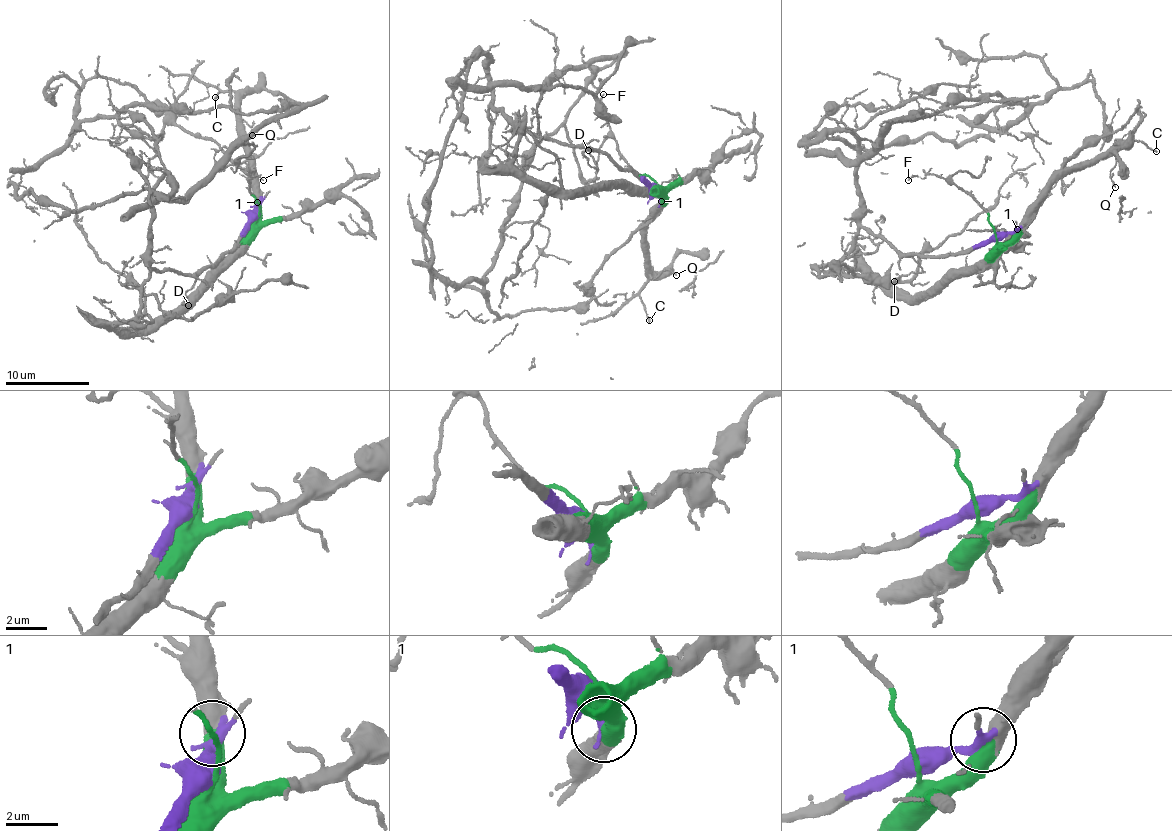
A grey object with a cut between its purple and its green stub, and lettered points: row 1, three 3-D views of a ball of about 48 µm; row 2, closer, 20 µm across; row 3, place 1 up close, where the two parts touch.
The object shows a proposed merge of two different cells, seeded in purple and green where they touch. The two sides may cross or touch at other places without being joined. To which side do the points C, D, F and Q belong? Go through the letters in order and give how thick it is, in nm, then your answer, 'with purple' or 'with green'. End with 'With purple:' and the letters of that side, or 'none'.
C: 150 nm | with green
D: 160 nm | with purple
F: 120 nm | with green
Q: 100 nm | with green
With purple: D

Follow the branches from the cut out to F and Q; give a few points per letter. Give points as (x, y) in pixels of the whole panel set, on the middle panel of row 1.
F: (658, 185), (639, 174), (622, 156), (612, 130), (599, 116), (603, 94)
Q: (658, 185), (664, 196), (656, 203), (642, 230), (645, 252), (654, 278), (666, 269), (676, 275)

